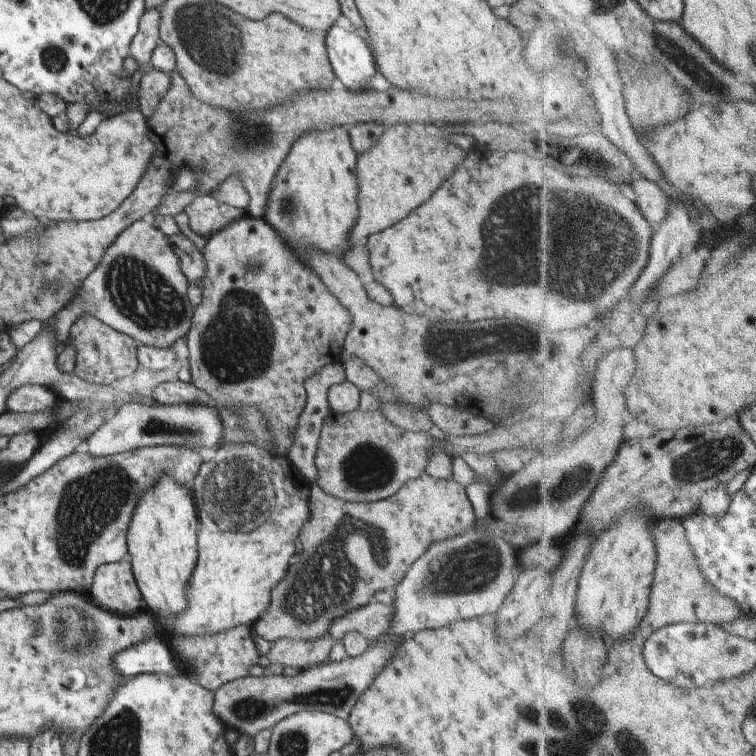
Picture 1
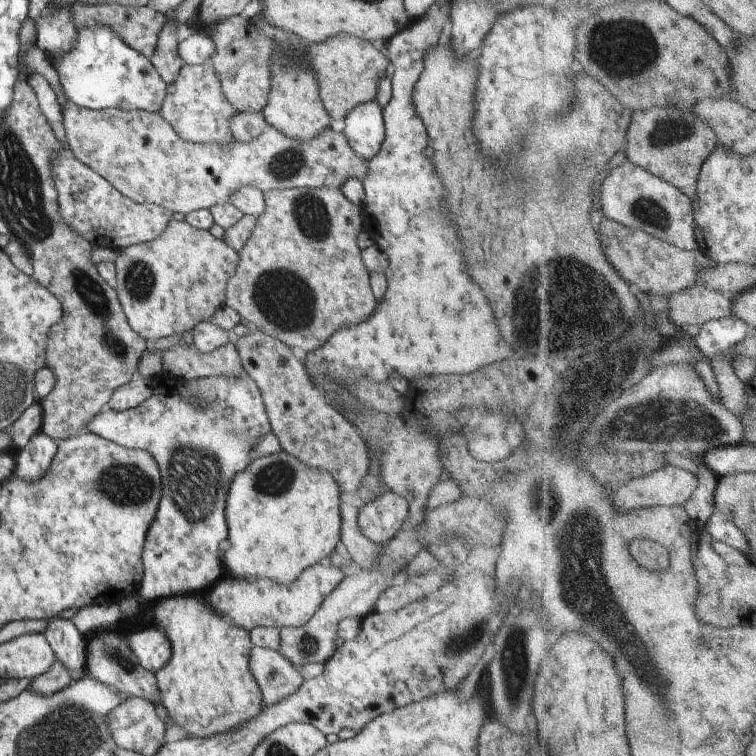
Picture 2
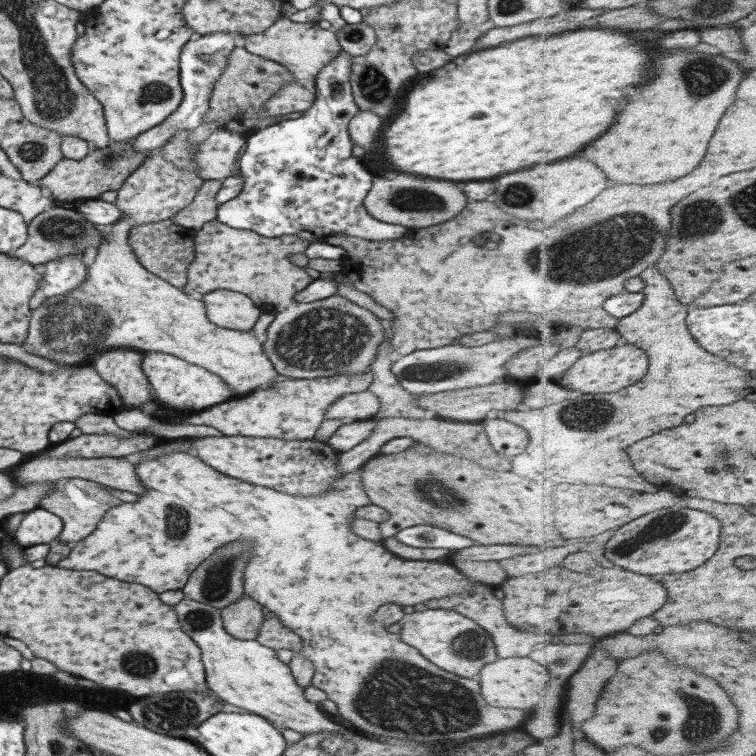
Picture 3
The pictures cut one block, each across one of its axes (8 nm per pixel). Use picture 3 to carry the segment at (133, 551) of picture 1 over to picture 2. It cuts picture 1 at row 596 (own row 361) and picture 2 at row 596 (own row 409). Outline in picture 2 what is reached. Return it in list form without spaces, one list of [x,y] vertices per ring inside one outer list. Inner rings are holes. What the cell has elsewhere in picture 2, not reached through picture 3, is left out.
[[[174,596],[156,604],[154,610],[156,624],[166,632],[172,644],[170,662],[155,672],[160,689],[160,710],[167,725],[183,728],[190,738],[216,736],[238,728],[242,722],[256,718],[262,708],[262,694],[252,676],[248,658],[252,650],[250,632],[242,626],[236,626],[230,618],[220,616],[202,596]]]

